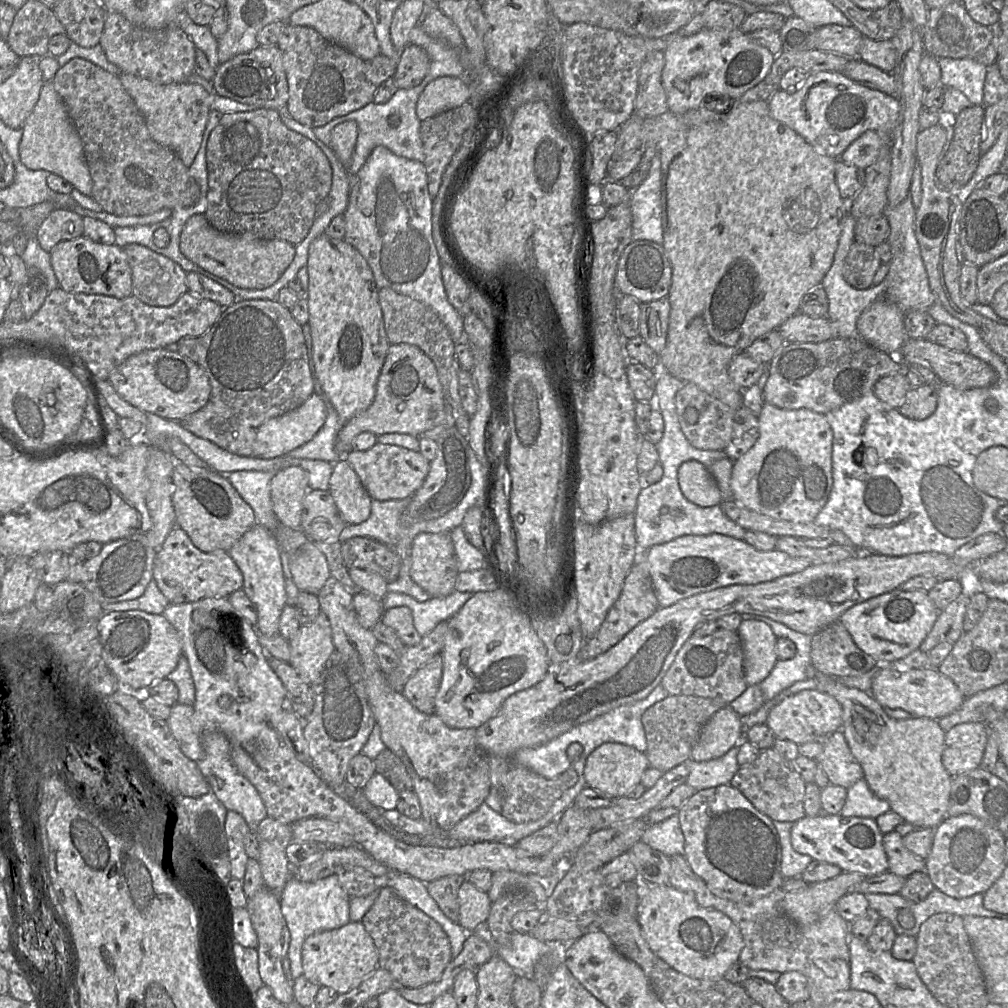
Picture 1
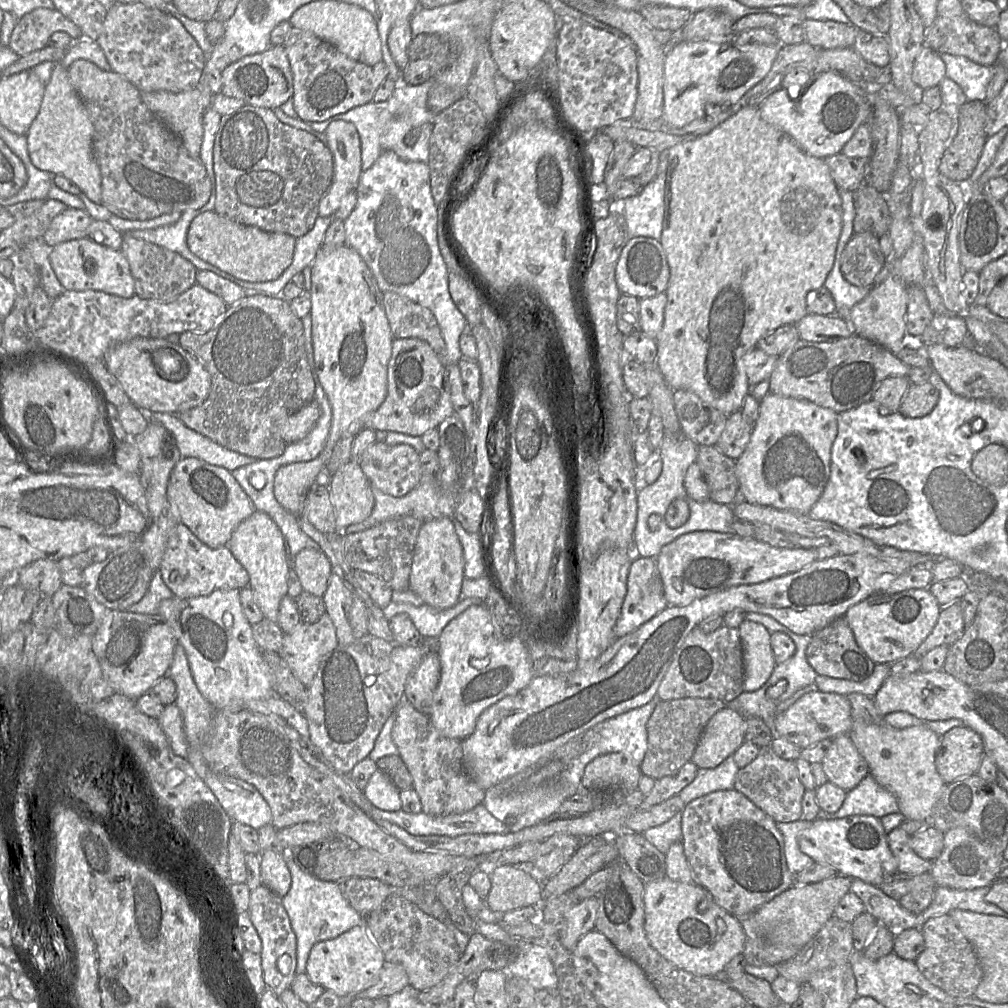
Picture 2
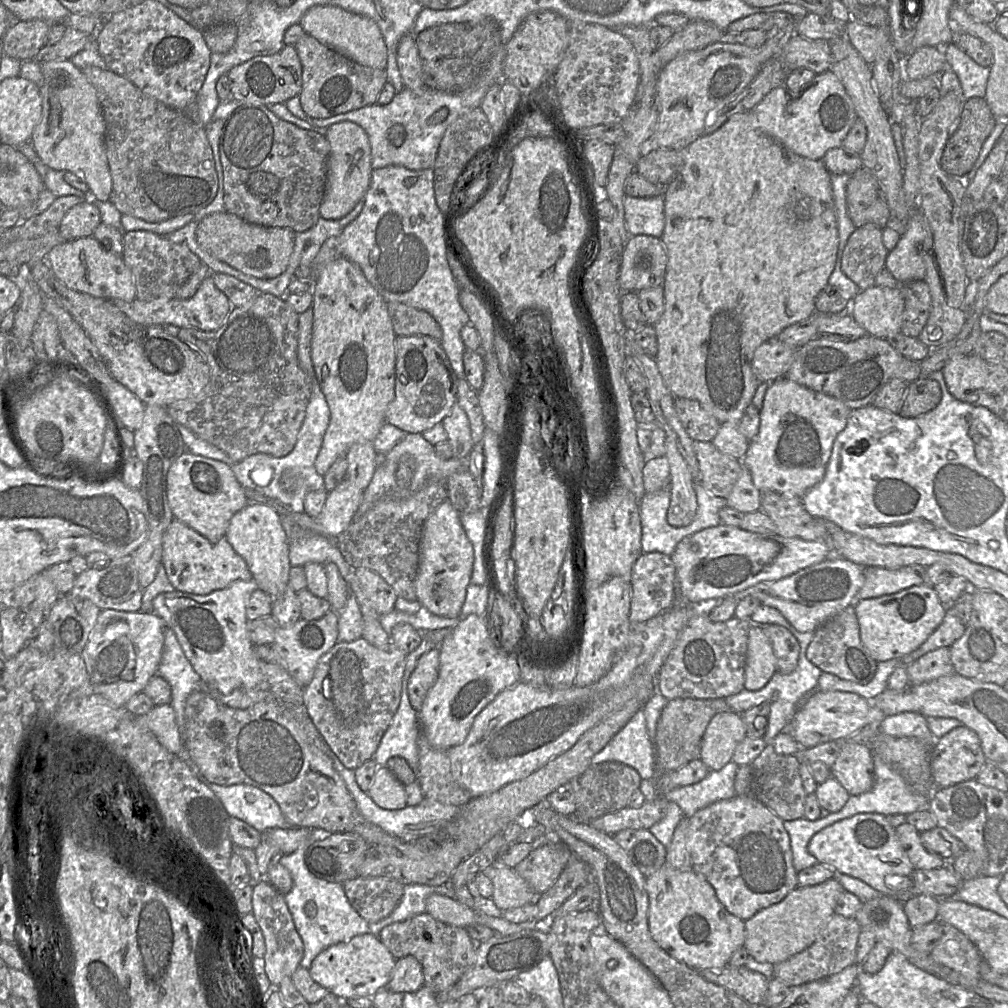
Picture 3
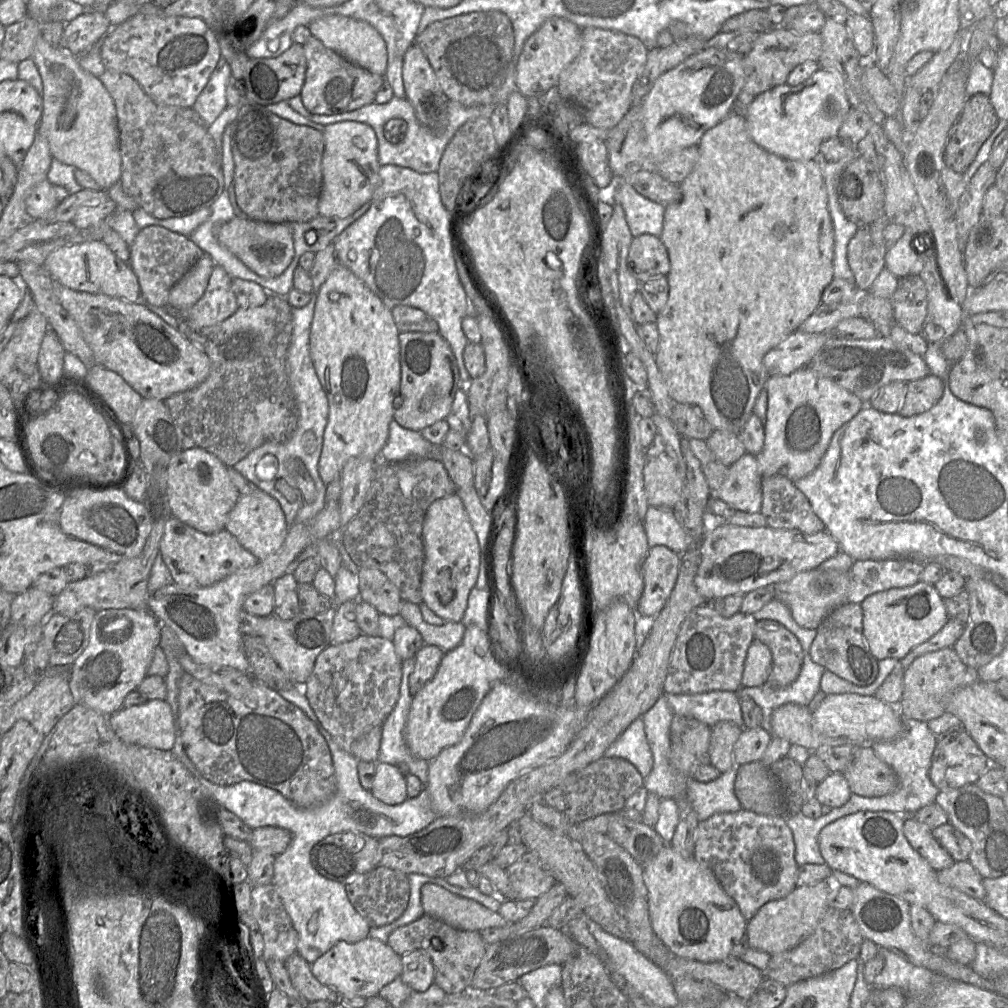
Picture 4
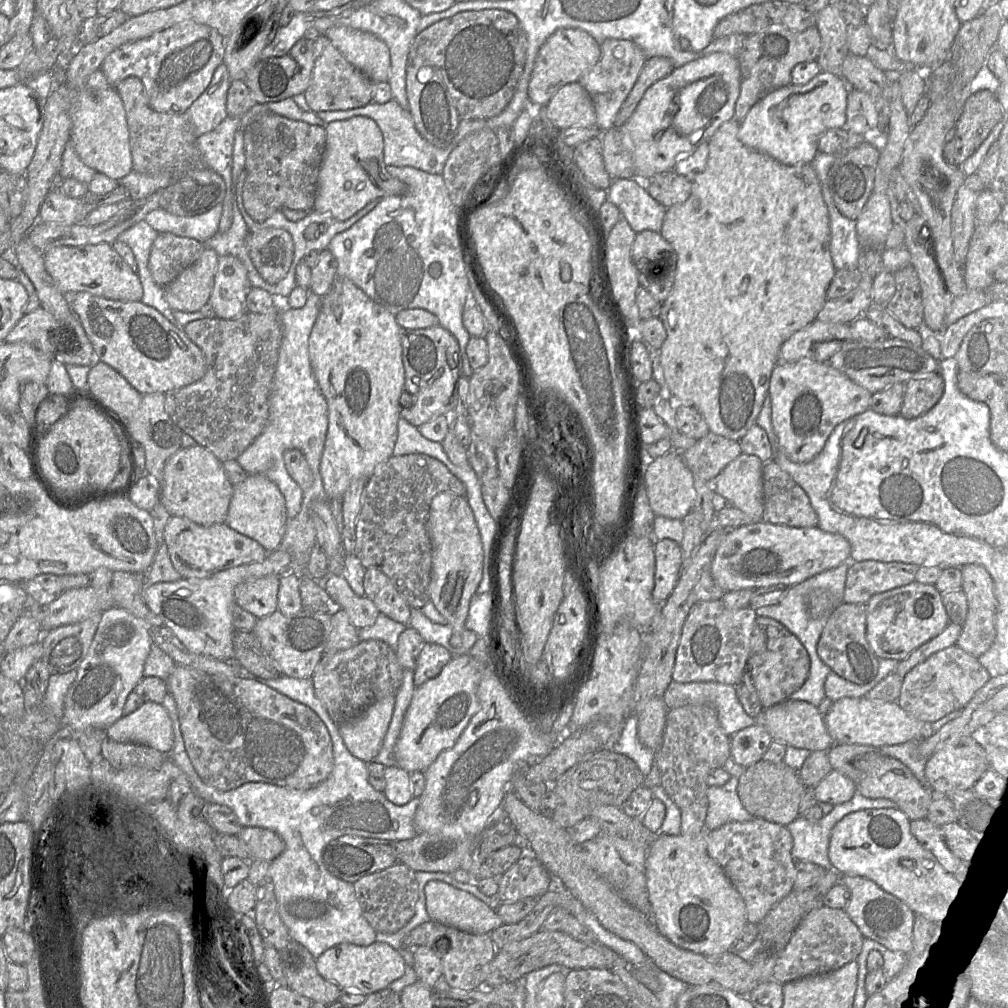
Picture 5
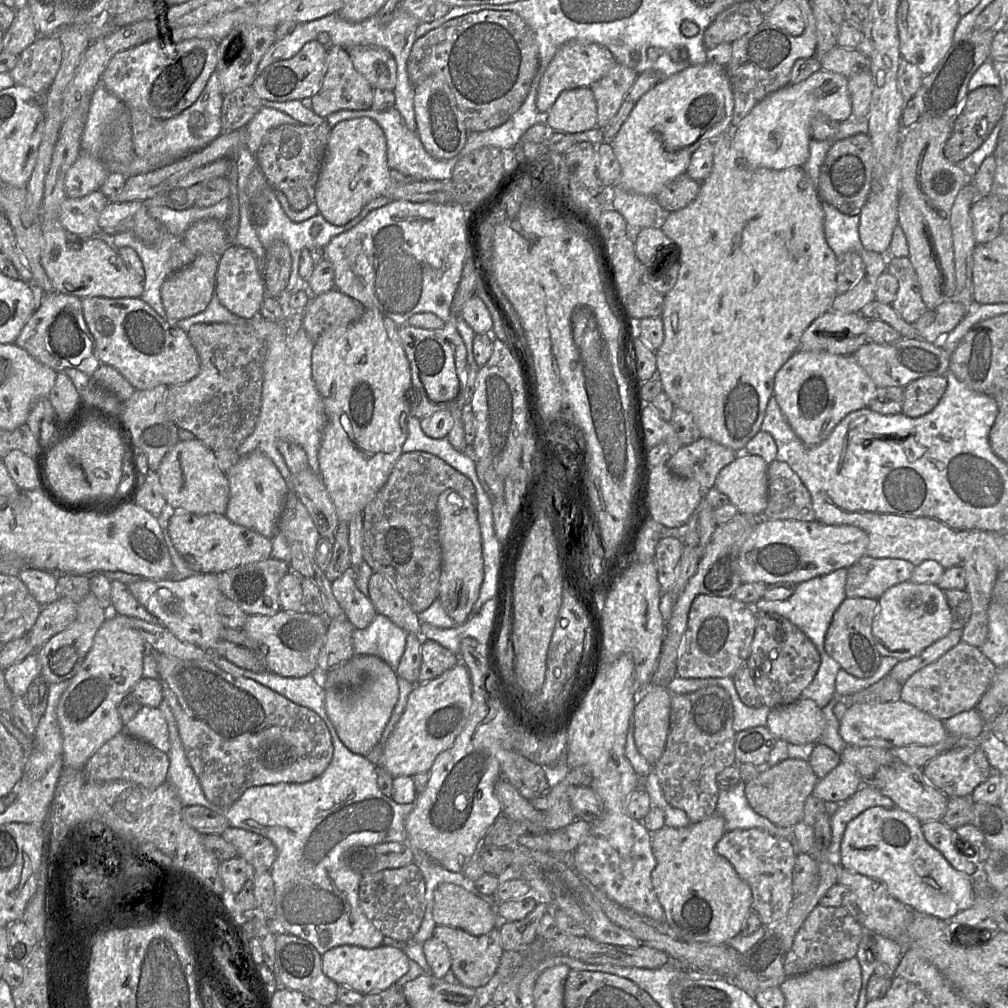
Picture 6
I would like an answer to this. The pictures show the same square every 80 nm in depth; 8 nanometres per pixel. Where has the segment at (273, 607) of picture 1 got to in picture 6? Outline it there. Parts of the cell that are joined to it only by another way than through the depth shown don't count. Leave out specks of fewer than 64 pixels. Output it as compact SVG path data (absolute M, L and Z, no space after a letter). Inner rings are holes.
M260 451L239 458L226 474L229 482L229 501L225 516L234 524L273 538L288 494L288 487L273 461Z

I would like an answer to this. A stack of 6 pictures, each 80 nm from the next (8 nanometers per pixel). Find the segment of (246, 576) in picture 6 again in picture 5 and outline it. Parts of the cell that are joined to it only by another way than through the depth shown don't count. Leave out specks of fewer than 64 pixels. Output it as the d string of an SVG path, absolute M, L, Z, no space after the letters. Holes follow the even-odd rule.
M270 575L240 583L234 590L237 605L257 619L277 610L280 576Z

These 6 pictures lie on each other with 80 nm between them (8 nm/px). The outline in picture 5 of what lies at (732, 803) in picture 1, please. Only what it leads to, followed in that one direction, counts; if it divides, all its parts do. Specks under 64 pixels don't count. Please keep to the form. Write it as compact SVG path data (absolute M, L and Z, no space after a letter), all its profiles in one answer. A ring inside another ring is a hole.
M753 818L747 822L730 822L706 831L706 842L708 855L721 866L743 897L748 922L759 924L767 913L794 889L797 869L796 861L792 857L793 839L785 826L761 818Z

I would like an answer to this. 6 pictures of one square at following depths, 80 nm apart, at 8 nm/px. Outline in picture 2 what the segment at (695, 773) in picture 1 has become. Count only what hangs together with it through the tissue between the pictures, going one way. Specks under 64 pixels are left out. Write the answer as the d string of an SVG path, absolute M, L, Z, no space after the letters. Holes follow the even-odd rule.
M733 755L727 757L715 768L698 768L695 779L678 794L684 804L719 790L730 790L739 767L734 762Z

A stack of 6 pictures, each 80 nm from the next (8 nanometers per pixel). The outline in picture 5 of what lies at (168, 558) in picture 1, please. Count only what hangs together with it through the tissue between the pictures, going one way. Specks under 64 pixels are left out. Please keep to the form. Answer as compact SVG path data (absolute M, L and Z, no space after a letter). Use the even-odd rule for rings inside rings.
M170 516L164 528L163 542L182 579L202 579L233 567L262 562L268 554L258 542L236 532L226 522L202 526L179 516Z

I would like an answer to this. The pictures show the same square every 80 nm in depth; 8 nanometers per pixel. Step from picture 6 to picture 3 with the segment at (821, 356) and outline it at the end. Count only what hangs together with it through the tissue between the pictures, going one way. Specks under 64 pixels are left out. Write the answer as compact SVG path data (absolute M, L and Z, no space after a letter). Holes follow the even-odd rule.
M786 376L770 382L760 410L759 431L750 441L748 450L742 459L742 465L750 472L755 487L761 493L775 491L802 498L807 491L823 480L834 440L846 427L852 411L842 401L813 391Z

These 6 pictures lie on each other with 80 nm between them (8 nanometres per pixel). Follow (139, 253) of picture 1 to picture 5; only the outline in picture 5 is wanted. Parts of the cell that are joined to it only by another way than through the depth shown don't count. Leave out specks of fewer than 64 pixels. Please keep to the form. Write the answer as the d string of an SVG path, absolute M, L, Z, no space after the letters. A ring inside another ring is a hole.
M169 232L159 233L152 244L148 267L160 287L172 282L181 271L192 265L205 249L204 243Z

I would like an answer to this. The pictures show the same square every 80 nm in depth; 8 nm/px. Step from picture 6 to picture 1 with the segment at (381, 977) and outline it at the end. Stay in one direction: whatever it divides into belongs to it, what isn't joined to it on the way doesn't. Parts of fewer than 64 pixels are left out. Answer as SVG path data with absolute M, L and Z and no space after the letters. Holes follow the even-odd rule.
M350 921L346 925L315 932L302 946L303 975L312 983L334 989L343 994L358 987L378 967L378 951L373 939L361 922Z

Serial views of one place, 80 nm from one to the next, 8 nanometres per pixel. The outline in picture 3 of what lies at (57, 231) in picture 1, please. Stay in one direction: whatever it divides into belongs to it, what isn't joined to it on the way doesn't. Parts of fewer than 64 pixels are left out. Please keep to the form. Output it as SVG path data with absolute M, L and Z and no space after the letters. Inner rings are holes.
M85 200L73 206L63 217L58 231L68 240L92 236L96 227L101 223L98 206L93 200Z

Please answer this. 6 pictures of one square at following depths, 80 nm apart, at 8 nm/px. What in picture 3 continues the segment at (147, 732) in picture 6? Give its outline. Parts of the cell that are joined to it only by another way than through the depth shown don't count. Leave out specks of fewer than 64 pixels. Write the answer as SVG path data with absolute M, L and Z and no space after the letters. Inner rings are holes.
M170 704L155 705L150 712L137 718L169 752L180 755L182 743L175 712Z

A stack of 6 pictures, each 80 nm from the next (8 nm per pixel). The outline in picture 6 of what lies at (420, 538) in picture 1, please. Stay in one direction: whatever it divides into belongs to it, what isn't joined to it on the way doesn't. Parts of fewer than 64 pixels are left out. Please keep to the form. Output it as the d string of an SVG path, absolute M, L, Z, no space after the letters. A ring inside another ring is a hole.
M447 489L438 497L437 513L442 552L438 599L456 625L461 625L471 615L484 578L482 538L477 512L455 490Z

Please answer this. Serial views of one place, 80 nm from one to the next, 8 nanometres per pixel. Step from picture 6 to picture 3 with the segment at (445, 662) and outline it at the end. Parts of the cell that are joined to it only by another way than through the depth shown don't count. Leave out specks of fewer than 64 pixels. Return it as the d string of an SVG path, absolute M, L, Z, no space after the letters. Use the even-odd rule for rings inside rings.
M438 647L422 655L408 680L408 694L412 707L419 713L429 690L439 675L440 650Z

